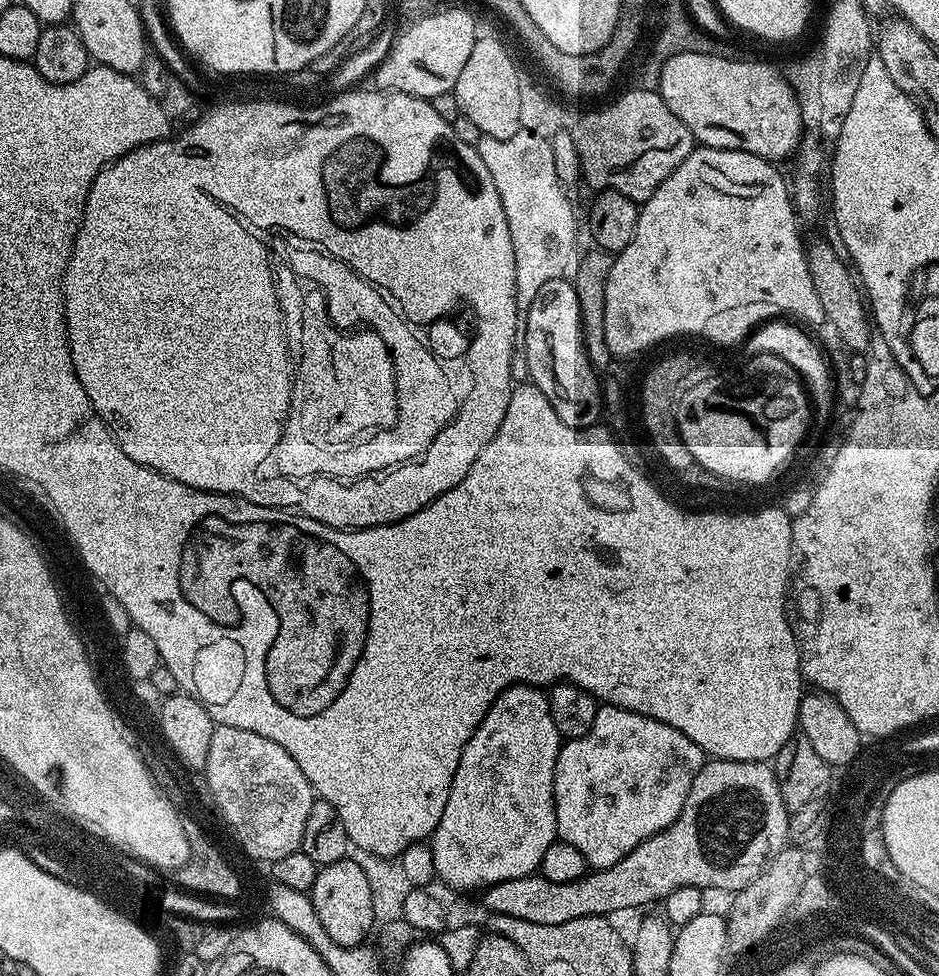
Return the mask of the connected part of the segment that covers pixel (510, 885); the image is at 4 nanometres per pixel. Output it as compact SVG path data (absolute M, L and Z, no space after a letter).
M712 758L698 770L676 823L630 850L614 866L589 871L574 882L550 882L539 874L498 882L483 889L483 907L496 916L558 926L574 918L607 917L612 914L608 912L657 903L682 886L717 887L735 894L758 879L772 857L789 843L789 817L771 763Z

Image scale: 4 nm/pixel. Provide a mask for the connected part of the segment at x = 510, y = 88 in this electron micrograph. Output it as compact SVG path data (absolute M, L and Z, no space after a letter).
M481 35L477 38L470 58L466 58L466 66L462 66L462 74L458 74L454 91L460 114L478 126L481 136L510 138L522 131L518 114L520 75L507 46L498 37Z

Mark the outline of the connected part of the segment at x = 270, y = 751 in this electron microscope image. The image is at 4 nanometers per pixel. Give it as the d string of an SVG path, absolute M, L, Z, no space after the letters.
M219 724L213 737L210 753L210 780L214 786L214 792L228 814L230 821L226 824L234 824L236 832L233 837L241 848L254 860L260 860L265 864L271 864L278 858L284 858L287 854L301 849L302 834L305 833L307 815L316 799L312 784L303 774L298 762L270 738L264 738L260 734L251 733L250 730L241 730L234 726Z

